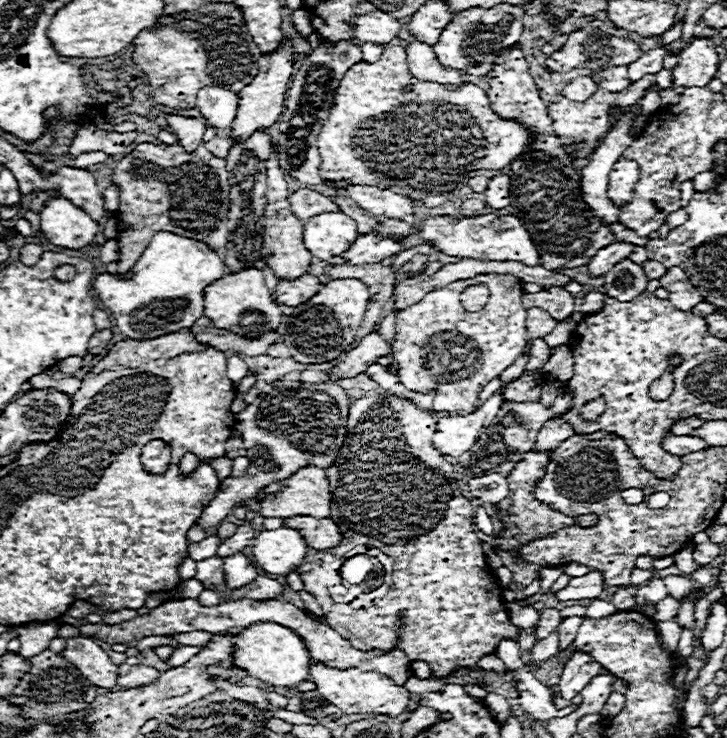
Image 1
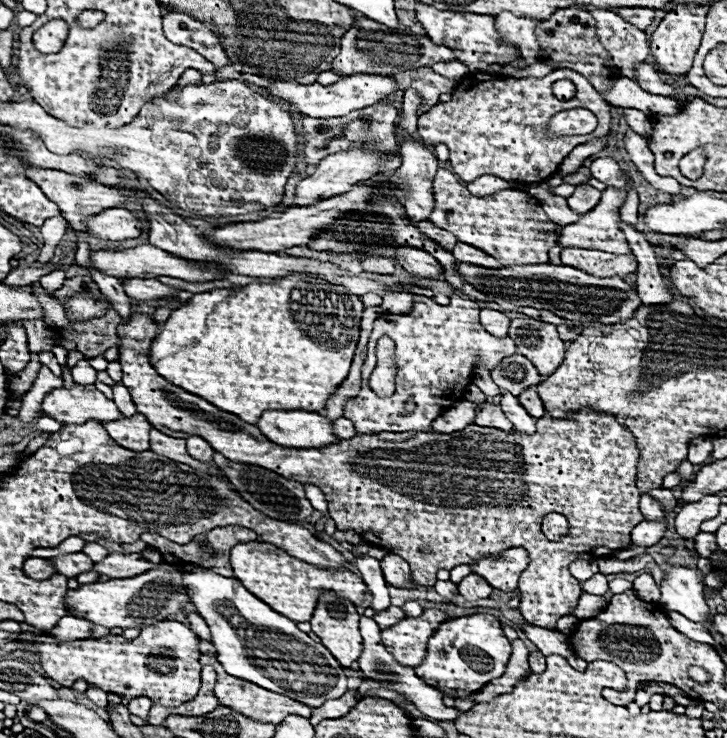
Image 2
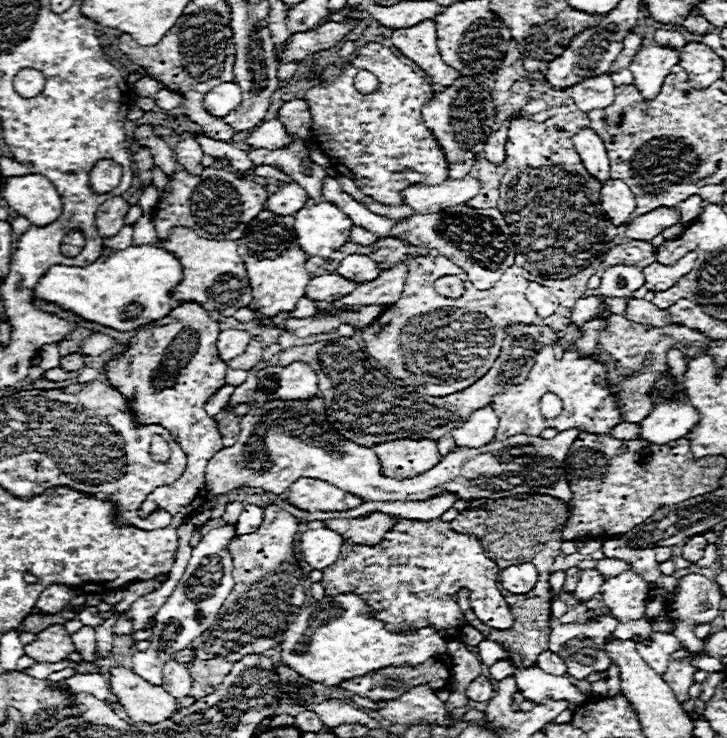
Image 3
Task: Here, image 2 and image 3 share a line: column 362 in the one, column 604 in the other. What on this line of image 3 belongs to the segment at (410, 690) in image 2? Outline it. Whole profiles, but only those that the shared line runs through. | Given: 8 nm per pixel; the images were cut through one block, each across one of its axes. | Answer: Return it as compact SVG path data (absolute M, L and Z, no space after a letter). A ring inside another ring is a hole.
M604 616L600 622L592 624L560 624L552 626L550 632L550 650L556 652L568 666L568 674L576 680L586 680L592 672L606 672L610 668L610 658L604 650L604 636L610 636L618 626L614 616Z

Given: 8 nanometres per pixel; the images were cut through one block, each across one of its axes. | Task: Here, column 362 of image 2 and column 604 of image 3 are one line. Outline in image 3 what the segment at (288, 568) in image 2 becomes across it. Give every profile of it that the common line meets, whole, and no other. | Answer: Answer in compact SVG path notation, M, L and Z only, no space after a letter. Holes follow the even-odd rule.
M630 570L612 580L606 580L600 586L600 594L610 608L610 614L616 616L620 622L628 622L642 618L650 588L652 586L644 582L642 576Z

